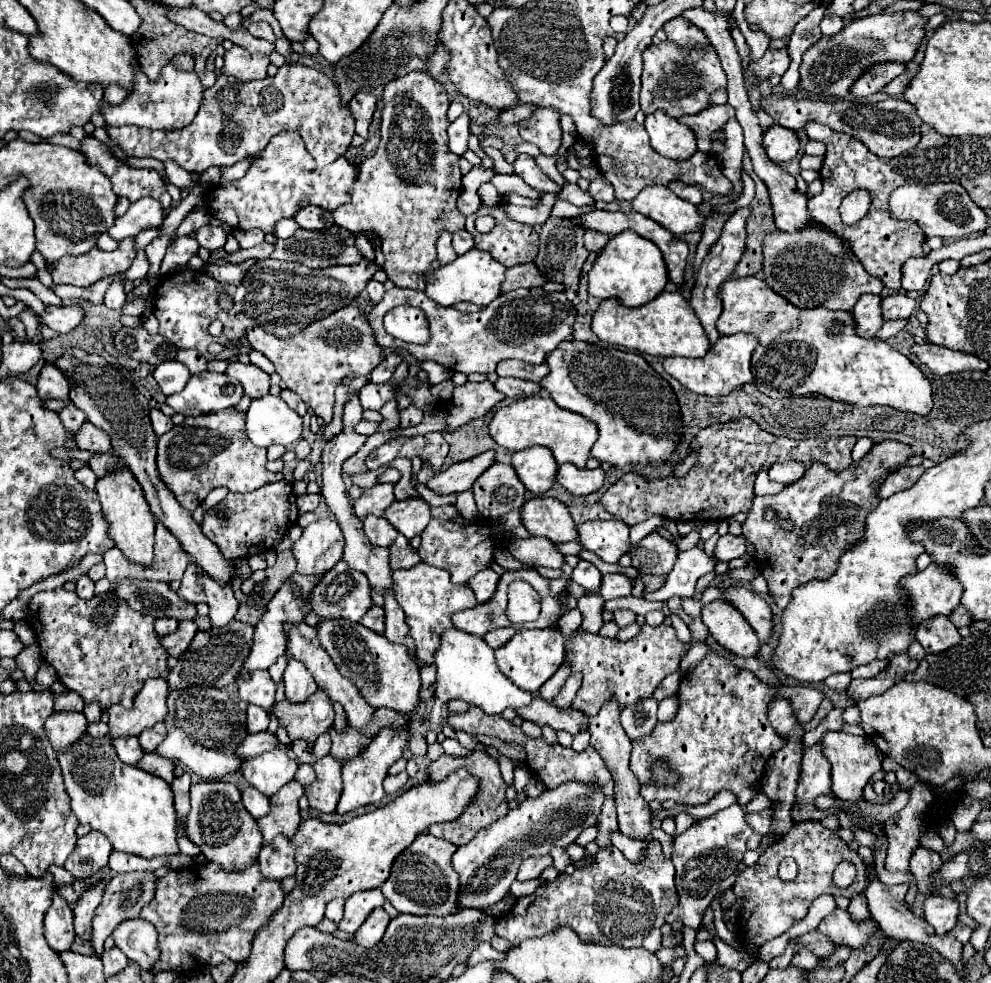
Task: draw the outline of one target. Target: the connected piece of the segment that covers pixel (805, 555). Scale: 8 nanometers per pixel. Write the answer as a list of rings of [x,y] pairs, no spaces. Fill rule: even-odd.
[[[884,440],[878,442],[870,448],[868,456],[864,456],[864,460],[852,462],[846,470],[836,472],[830,470],[828,466],[820,464],[820,462],[812,462],[806,470],[806,474],[796,482],[786,486],[782,492],[774,494],[774,496],[756,496],[752,510],[748,512],[748,518],[742,526],[742,534],[756,546],[756,560],[760,566],[760,574],[766,578],[768,582],[768,592],[774,598],[774,602],[784,610],[788,606],[788,600],[792,600],[792,592],[796,588],[800,588],[802,584],[810,582],[810,580],[826,580],[828,576],[832,576],[838,568],[838,558],[840,554],[846,550],[846,546],[862,540],[864,536],[864,526],[866,526],[866,516],[870,514],[870,510],[874,510],[880,502],[878,498],[878,490],[882,486],[882,482],[894,474],[898,468],[906,466],[908,458],[914,456],[912,446],[902,444],[898,440]],[[764,508],[774,508],[778,512],[778,516],[782,520],[790,520],[794,524],[794,530],[784,532],[784,528],[780,528],[778,522],[768,522],[764,520]]]

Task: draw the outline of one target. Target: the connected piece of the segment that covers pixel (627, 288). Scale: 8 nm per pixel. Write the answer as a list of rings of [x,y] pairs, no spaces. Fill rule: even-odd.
[[[624,230],[610,238],[610,242],[604,246],[604,250],[598,254],[596,262],[592,264],[592,270],[588,272],[588,292],[590,296],[596,296],[600,300],[608,300],[612,296],[622,298],[624,306],[642,306],[650,300],[654,300],[668,282],[666,264],[662,258],[660,248],[642,238],[640,234],[632,230]]]

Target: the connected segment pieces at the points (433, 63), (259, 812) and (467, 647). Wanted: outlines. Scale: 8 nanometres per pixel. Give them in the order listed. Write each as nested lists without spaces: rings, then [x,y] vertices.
[[[440,38],[436,40],[436,48],[428,58],[428,72],[432,78],[440,78],[446,72],[446,64],[450,60],[450,52],[448,48],[444,48],[444,44],[440,42]]]
[[[246,788],[242,790],[242,802],[244,802],[244,808],[254,816],[254,818],[260,818],[264,814],[268,814],[270,810],[270,804],[268,804],[268,798],[264,794],[260,794],[256,788]]]
[[[448,628],[440,636],[440,648],[436,650],[434,664],[438,666],[436,678],[436,698],[448,702],[460,698],[480,706],[486,714],[500,714],[504,708],[522,708],[532,702],[532,694],[516,688],[496,666],[494,650],[484,642],[484,638],[460,632],[458,628]]]

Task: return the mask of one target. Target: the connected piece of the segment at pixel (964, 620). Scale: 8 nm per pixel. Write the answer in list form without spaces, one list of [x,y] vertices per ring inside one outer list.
[[[958,606],[952,614],[950,614],[950,618],[952,618],[952,622],[960,628],[960,626],[970,626],[970,622],[972,622],[972,616],[968,614],[968,610],[964,608],[964,606]]]

